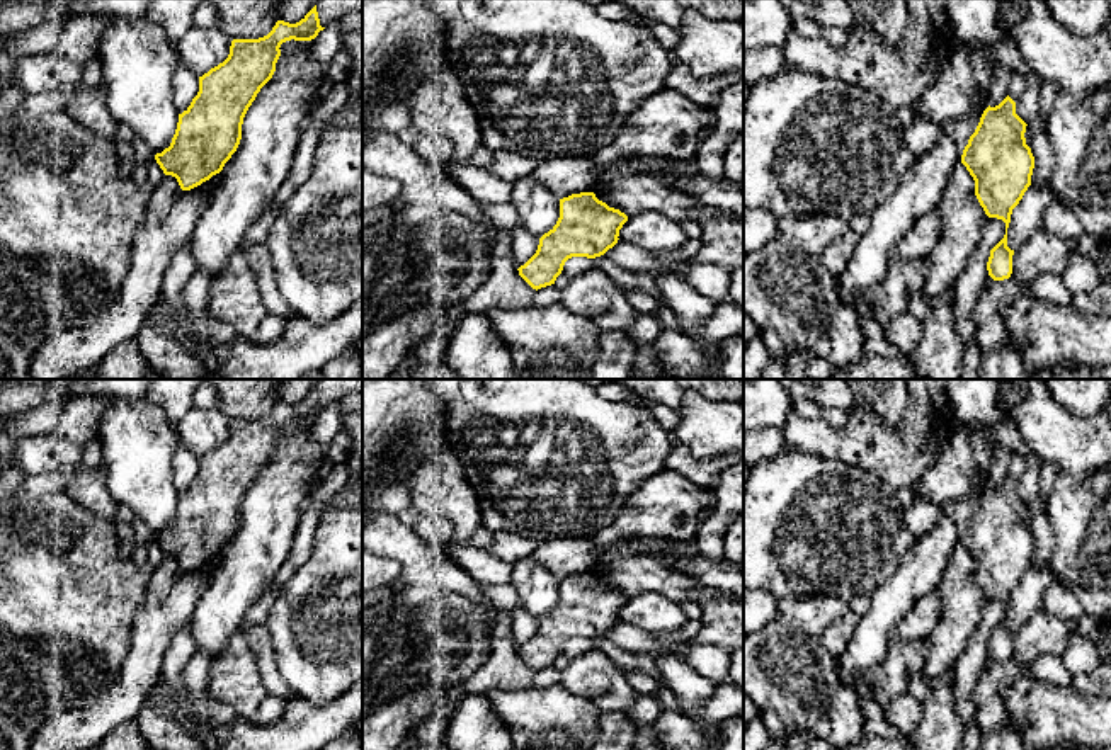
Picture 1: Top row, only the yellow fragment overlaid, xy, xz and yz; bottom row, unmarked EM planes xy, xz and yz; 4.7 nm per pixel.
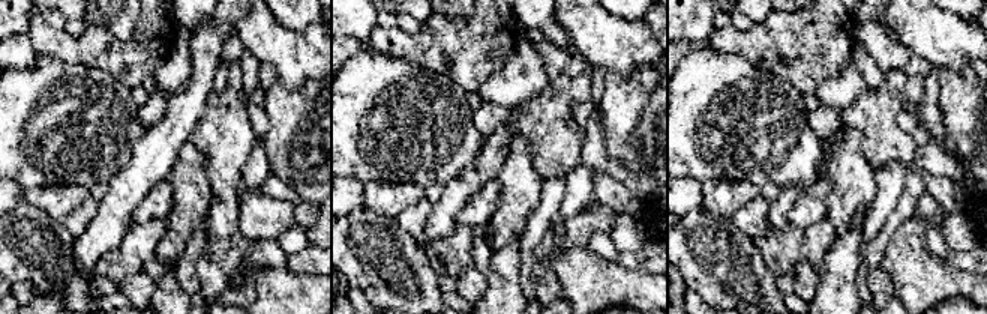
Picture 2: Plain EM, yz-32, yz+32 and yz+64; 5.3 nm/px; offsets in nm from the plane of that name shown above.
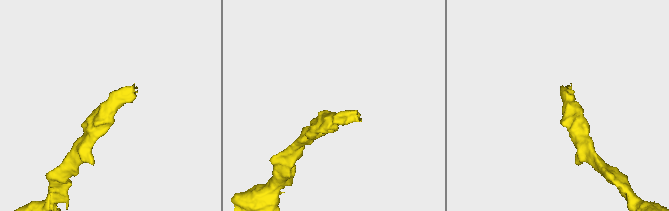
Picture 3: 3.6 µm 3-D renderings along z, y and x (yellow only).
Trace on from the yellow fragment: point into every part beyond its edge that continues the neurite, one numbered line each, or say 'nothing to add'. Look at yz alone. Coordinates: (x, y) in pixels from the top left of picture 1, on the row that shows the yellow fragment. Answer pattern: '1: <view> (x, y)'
nothing to add

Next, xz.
nothing to add

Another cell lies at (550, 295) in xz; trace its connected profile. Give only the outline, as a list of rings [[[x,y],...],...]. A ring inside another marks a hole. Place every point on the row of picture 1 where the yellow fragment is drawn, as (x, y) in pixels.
[[[555,284],[541,287],[534,294],[534,306],[551,306],[561,301],[561,289],[558,289]]]

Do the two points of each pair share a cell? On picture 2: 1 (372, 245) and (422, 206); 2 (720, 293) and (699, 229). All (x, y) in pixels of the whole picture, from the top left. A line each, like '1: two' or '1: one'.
1: two
2: one

